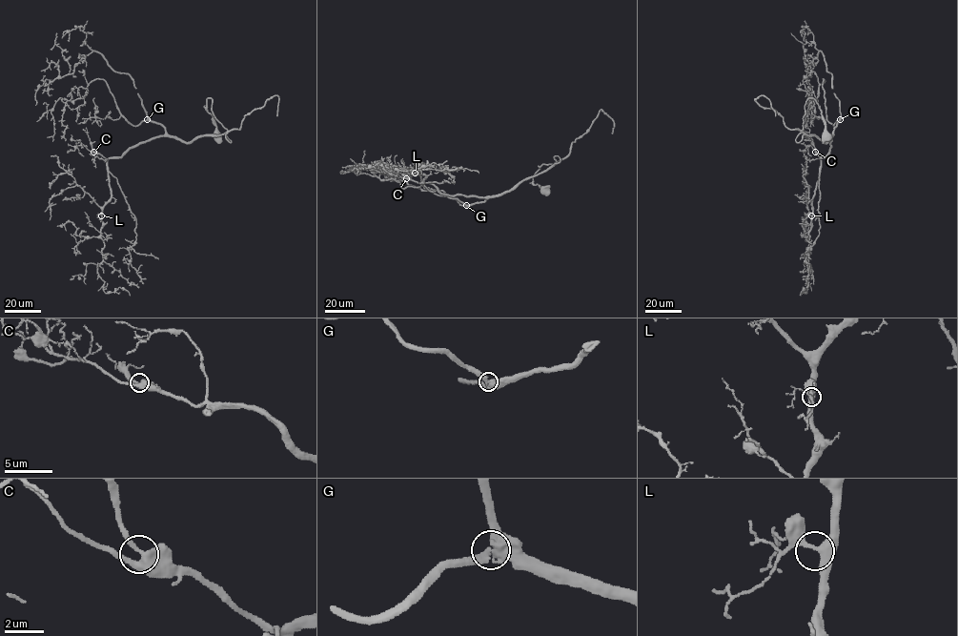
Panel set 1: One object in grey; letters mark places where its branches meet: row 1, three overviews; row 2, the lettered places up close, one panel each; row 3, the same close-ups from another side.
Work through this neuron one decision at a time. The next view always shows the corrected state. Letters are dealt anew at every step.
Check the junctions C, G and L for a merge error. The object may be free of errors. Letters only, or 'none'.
none

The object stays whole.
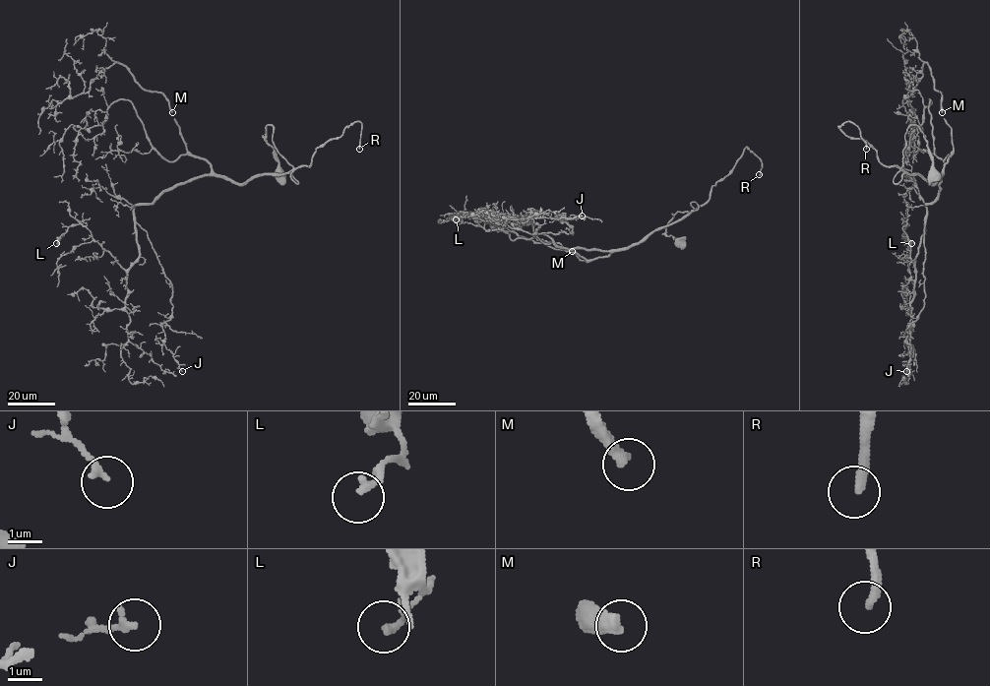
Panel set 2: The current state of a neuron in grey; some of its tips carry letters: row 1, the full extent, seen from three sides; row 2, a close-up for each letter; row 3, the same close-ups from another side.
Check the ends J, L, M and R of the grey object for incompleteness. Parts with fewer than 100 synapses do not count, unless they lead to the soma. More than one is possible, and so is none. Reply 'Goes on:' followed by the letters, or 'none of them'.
Goes on: R

